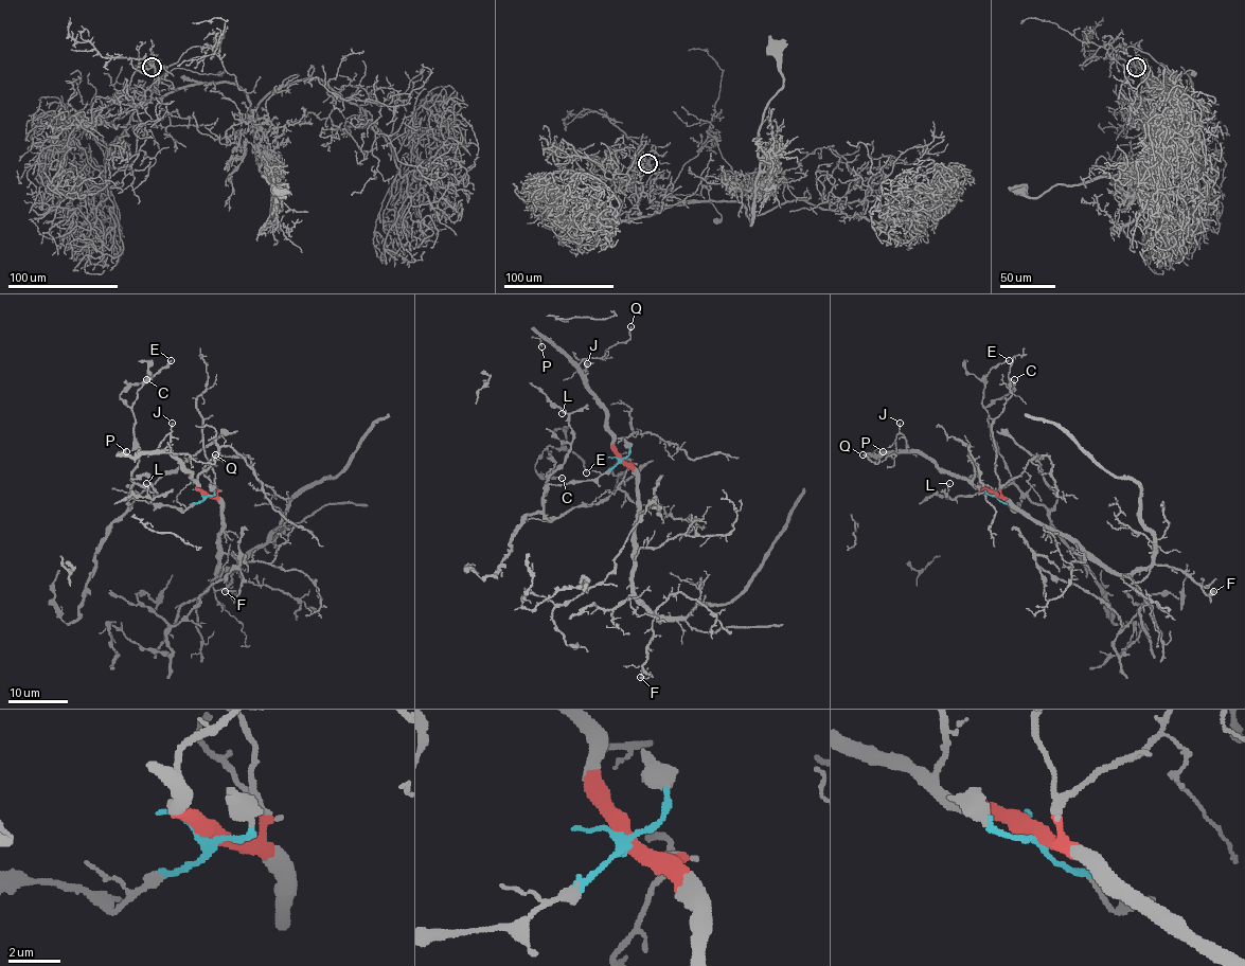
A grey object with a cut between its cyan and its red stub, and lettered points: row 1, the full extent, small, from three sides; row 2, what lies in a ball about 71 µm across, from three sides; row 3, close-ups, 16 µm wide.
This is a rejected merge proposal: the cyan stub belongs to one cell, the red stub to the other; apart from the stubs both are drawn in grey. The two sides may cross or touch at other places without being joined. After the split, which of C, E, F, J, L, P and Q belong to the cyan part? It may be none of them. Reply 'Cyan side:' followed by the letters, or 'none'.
Cyan side: C, E, L

